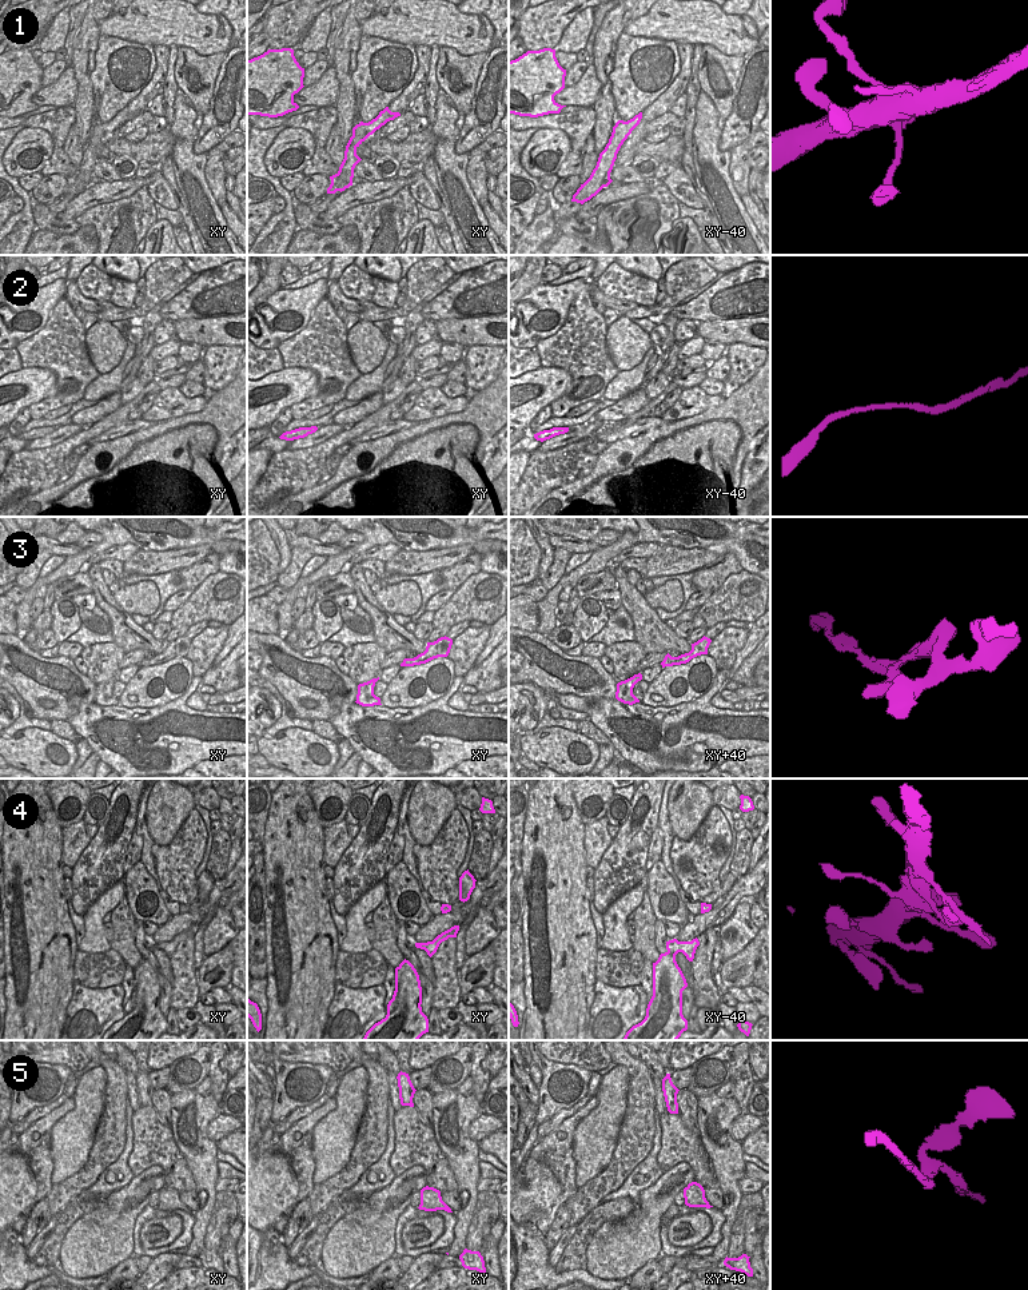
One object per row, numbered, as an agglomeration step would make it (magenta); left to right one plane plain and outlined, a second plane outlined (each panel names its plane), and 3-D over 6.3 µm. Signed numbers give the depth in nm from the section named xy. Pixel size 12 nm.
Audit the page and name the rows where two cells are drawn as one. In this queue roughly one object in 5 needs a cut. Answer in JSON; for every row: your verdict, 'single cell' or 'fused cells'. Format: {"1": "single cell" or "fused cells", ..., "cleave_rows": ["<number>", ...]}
{"1": "single cell", "2": "fused cells", "3": "single cell", "4": "single cell", "5": "single cell", "cleave_rows": ["2"]}

